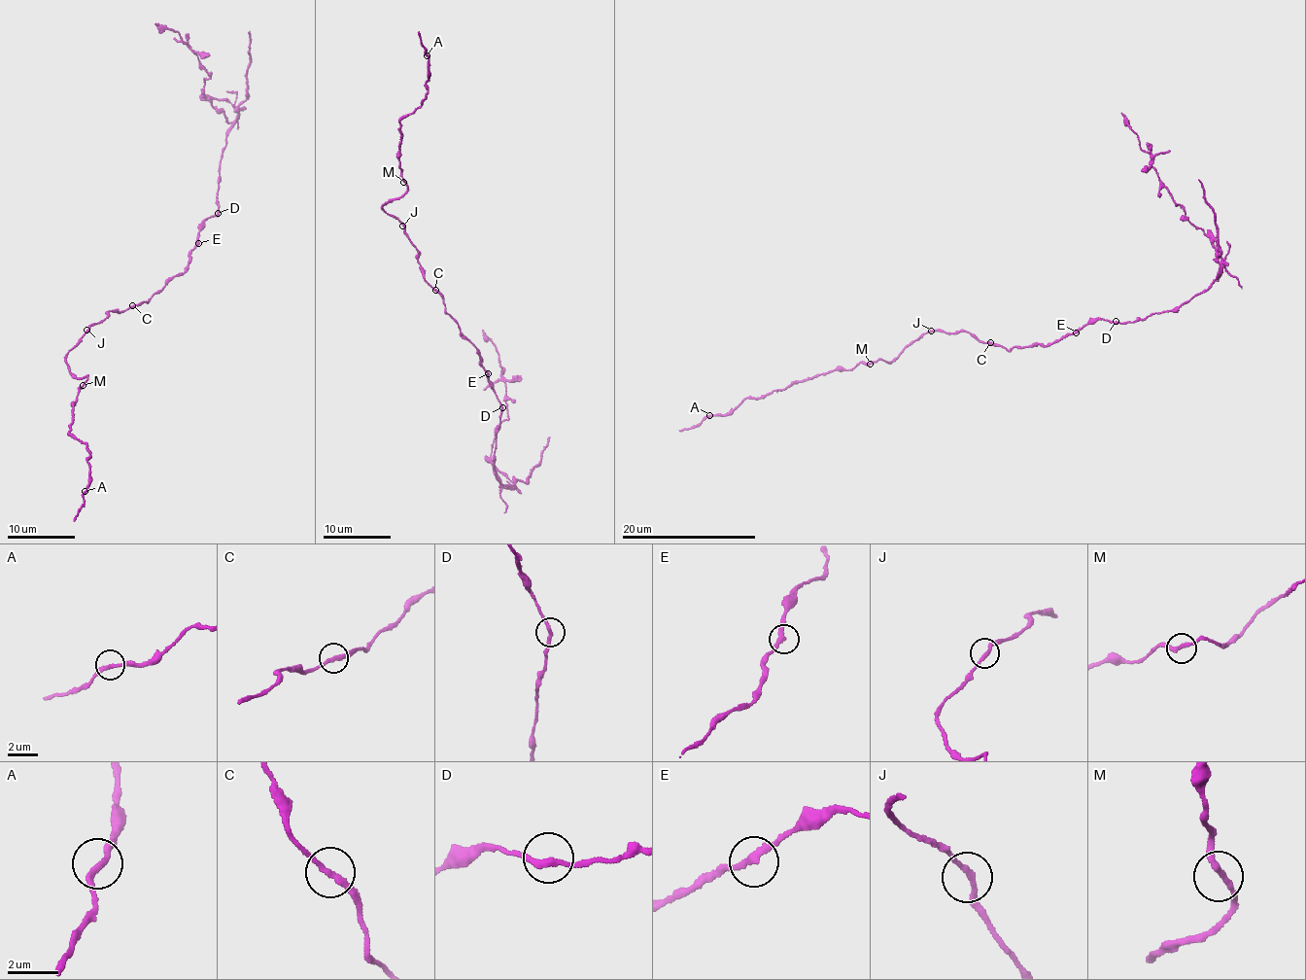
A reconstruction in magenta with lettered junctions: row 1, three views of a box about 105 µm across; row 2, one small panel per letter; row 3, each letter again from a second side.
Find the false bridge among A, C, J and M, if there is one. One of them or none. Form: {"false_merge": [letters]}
{"false_merge": ["C"]}

